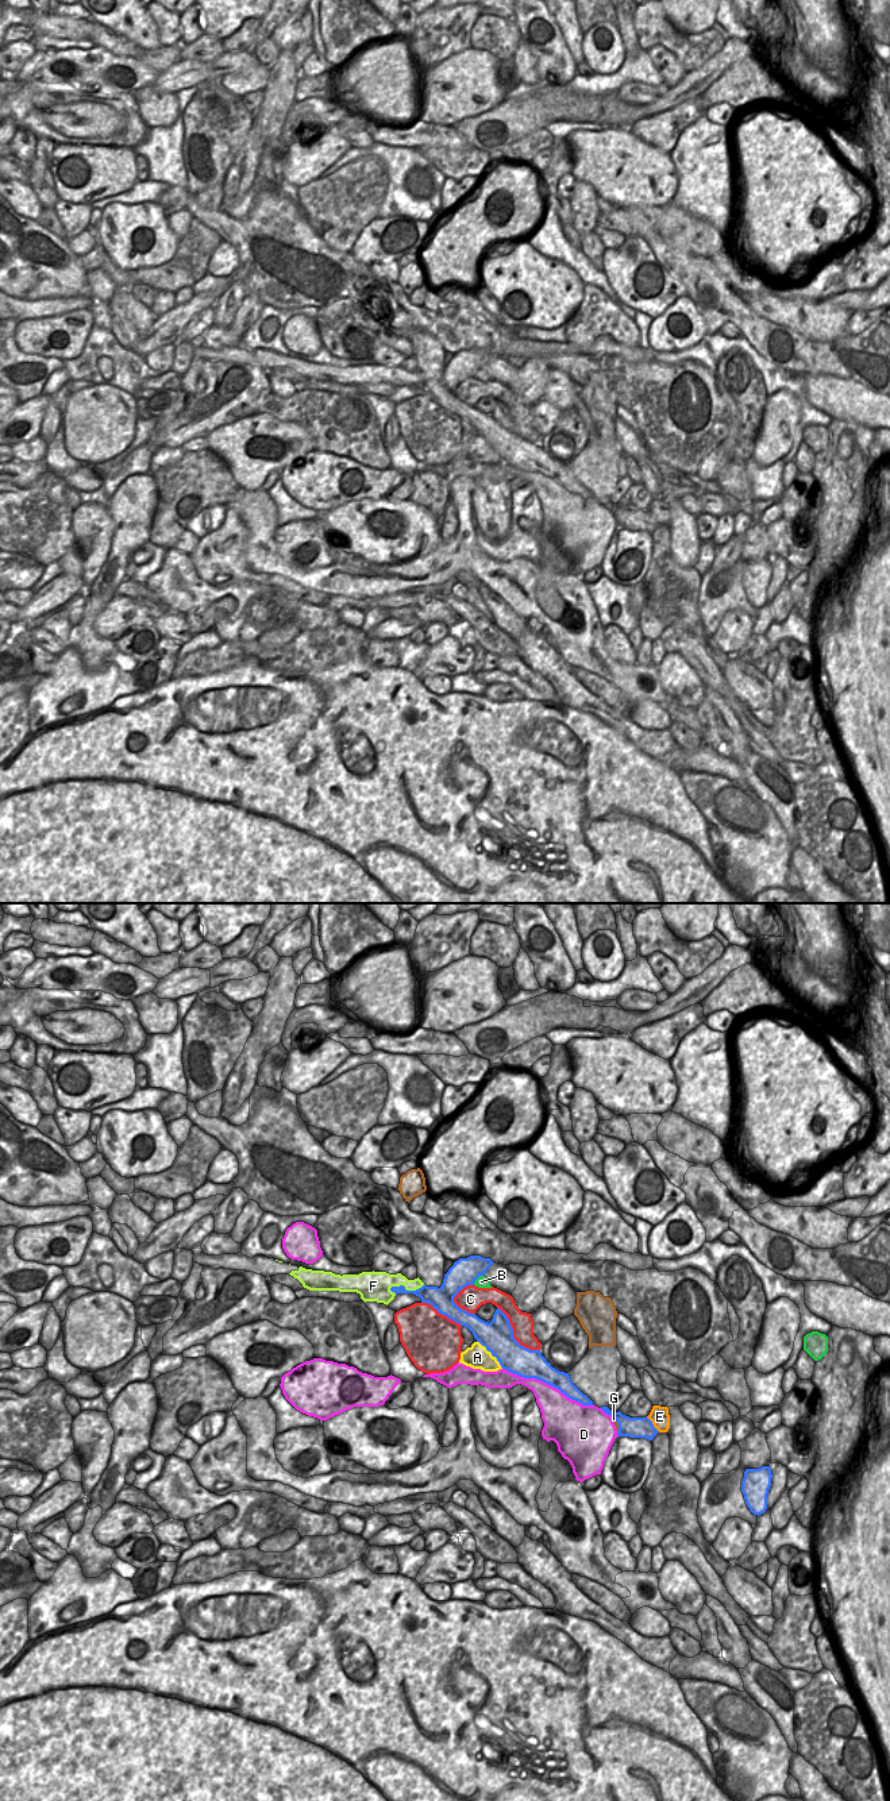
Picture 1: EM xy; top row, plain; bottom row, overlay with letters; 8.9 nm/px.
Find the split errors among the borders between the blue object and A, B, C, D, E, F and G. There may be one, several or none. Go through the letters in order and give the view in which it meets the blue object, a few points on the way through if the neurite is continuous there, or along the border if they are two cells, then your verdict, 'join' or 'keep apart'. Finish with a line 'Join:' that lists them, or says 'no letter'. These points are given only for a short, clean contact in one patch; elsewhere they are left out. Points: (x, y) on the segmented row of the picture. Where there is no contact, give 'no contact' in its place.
A: meets blue in xy; keep apart
B: meets blue in xy; border along xy (482, 1275), (473, 1283); keep apart
C: meets blue in xy; keep apart
D: meets blue in xy; keep apart
E: meets blue in xy; keep apart
F: meets blue in xy; keep apart
G: meets blue in xy; keep apart
Join: no letter

